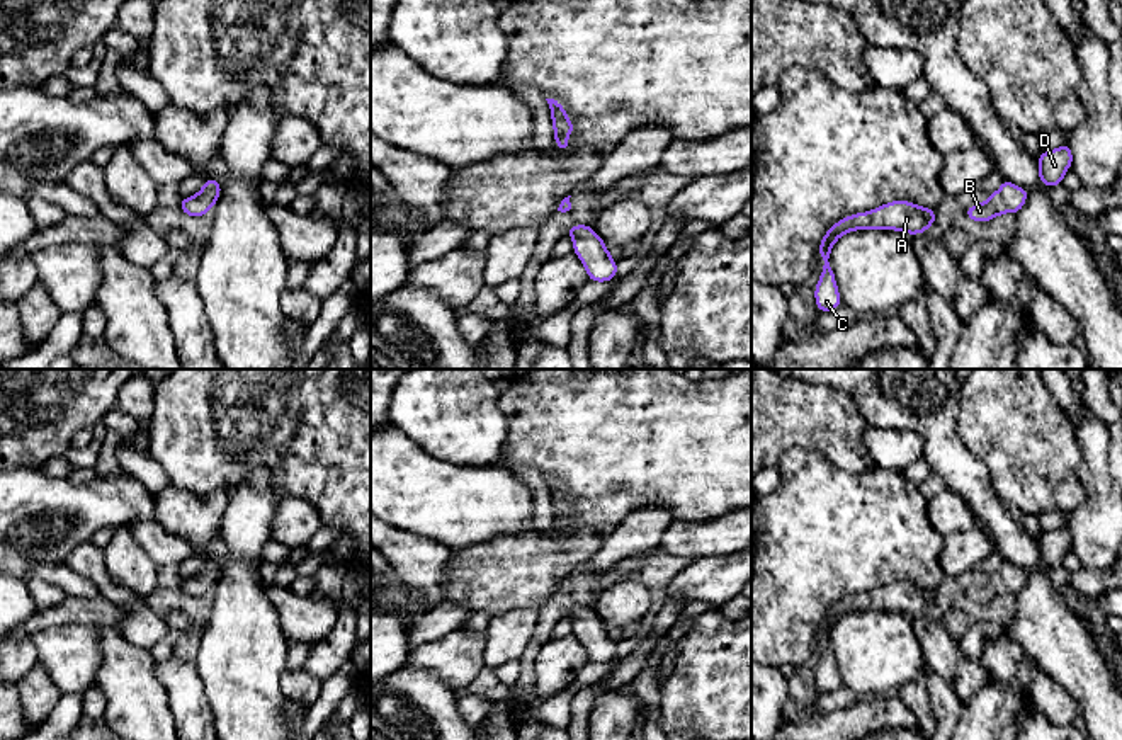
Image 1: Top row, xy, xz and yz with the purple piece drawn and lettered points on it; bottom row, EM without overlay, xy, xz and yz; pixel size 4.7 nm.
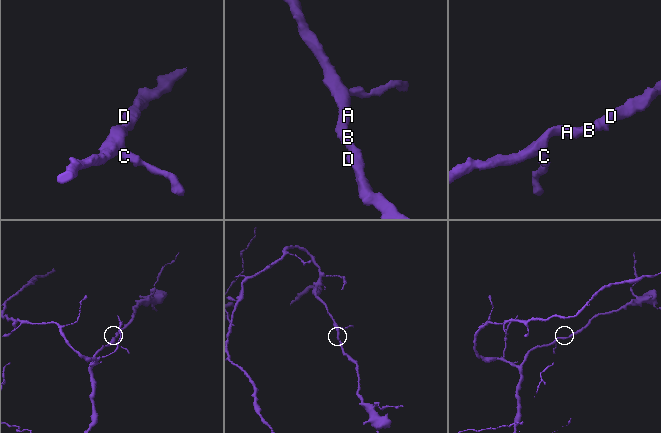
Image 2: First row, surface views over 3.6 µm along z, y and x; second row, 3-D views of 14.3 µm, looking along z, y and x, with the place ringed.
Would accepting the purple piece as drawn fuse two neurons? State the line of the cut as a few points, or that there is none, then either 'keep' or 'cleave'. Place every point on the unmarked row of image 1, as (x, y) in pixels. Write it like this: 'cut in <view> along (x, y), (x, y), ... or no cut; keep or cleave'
no cut; keep

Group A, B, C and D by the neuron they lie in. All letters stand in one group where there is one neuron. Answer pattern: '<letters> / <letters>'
A B C D

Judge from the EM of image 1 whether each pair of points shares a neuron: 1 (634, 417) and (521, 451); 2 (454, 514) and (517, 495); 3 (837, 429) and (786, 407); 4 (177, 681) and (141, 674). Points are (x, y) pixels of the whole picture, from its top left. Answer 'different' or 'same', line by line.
1: same
2: same
3: same
4: different

